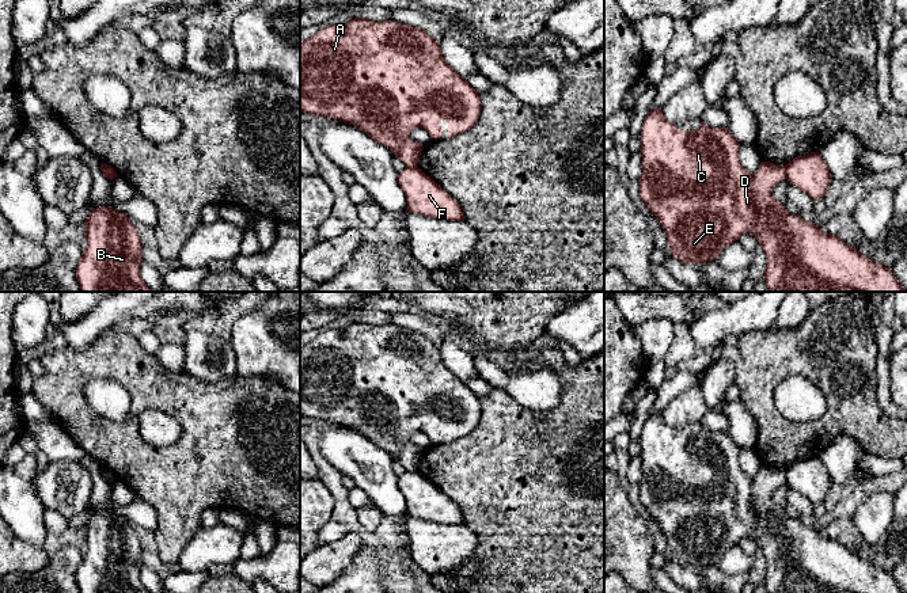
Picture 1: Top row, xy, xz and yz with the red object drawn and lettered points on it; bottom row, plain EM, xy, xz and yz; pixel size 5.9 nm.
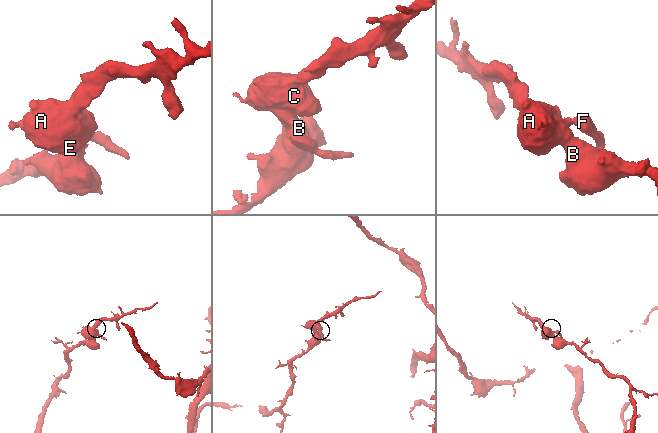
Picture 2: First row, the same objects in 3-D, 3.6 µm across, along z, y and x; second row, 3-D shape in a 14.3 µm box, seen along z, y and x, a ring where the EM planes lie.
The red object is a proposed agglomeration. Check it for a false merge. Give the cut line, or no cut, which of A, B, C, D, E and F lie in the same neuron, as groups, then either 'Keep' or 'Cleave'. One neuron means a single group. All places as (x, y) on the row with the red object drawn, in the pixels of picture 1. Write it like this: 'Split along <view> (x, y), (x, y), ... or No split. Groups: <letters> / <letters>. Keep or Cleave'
Split along yz (782, 166), (786, 178). Groups: A B C D E / F. Cleave

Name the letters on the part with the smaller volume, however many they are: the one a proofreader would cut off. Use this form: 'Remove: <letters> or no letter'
Remove: F

